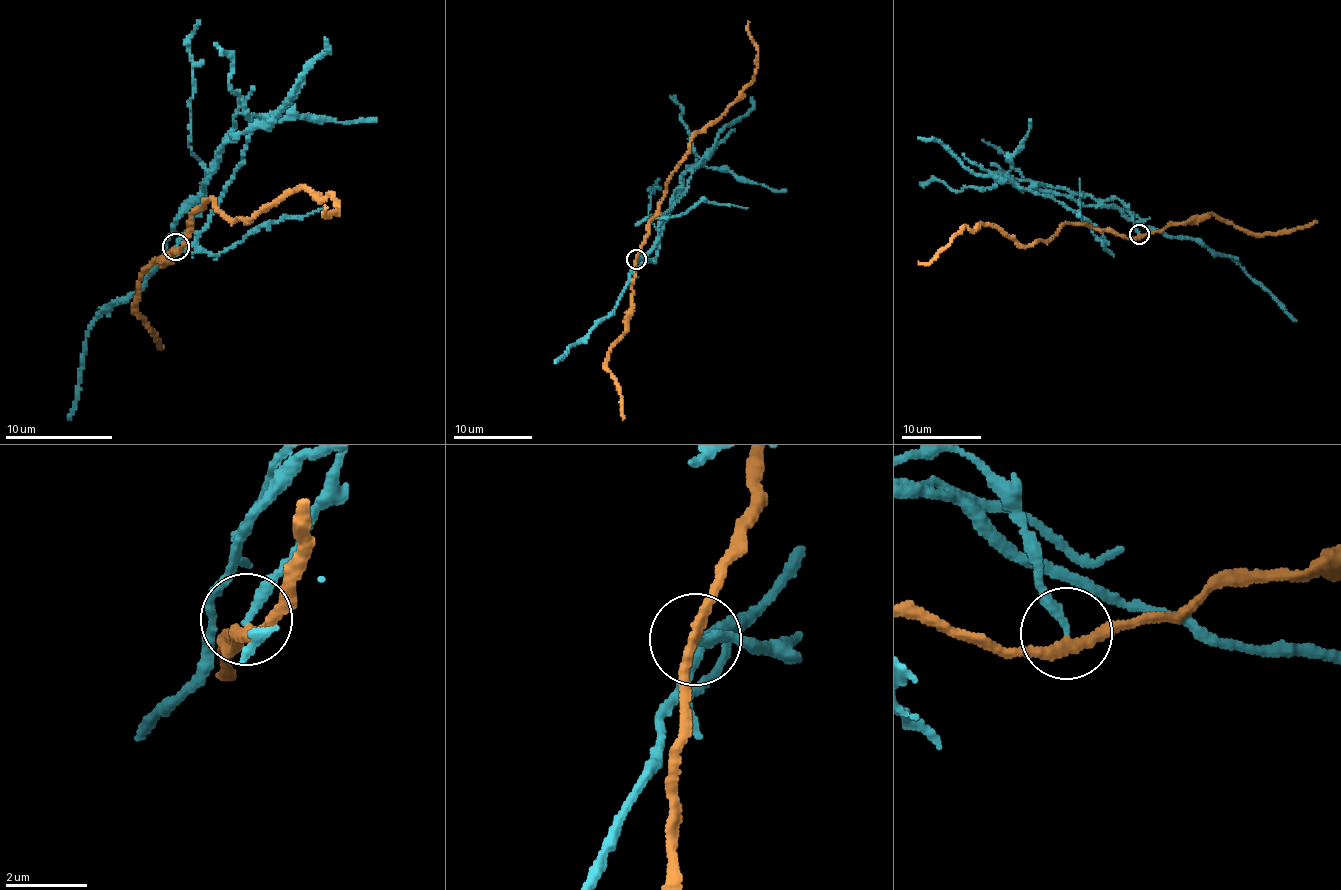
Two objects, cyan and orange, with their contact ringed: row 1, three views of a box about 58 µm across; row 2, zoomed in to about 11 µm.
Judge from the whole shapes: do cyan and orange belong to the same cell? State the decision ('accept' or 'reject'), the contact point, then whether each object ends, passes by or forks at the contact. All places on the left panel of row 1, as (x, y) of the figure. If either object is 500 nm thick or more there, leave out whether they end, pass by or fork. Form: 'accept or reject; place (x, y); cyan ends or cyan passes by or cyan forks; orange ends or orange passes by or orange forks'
reject; place (175, 247); cyan ends; orange passes by

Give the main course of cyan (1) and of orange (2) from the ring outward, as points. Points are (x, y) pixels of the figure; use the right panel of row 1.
1: (1139, 234), (1117, 198), (1081, 205), (1069, 196), (1019, 188), (1053, 195), (1105, 243), (1080, 215), (1079, 179)
2: (1139, 236), (1071, 223), (1023, 246), (984, 223), (964, 228), (928, 262), (918, 261)

